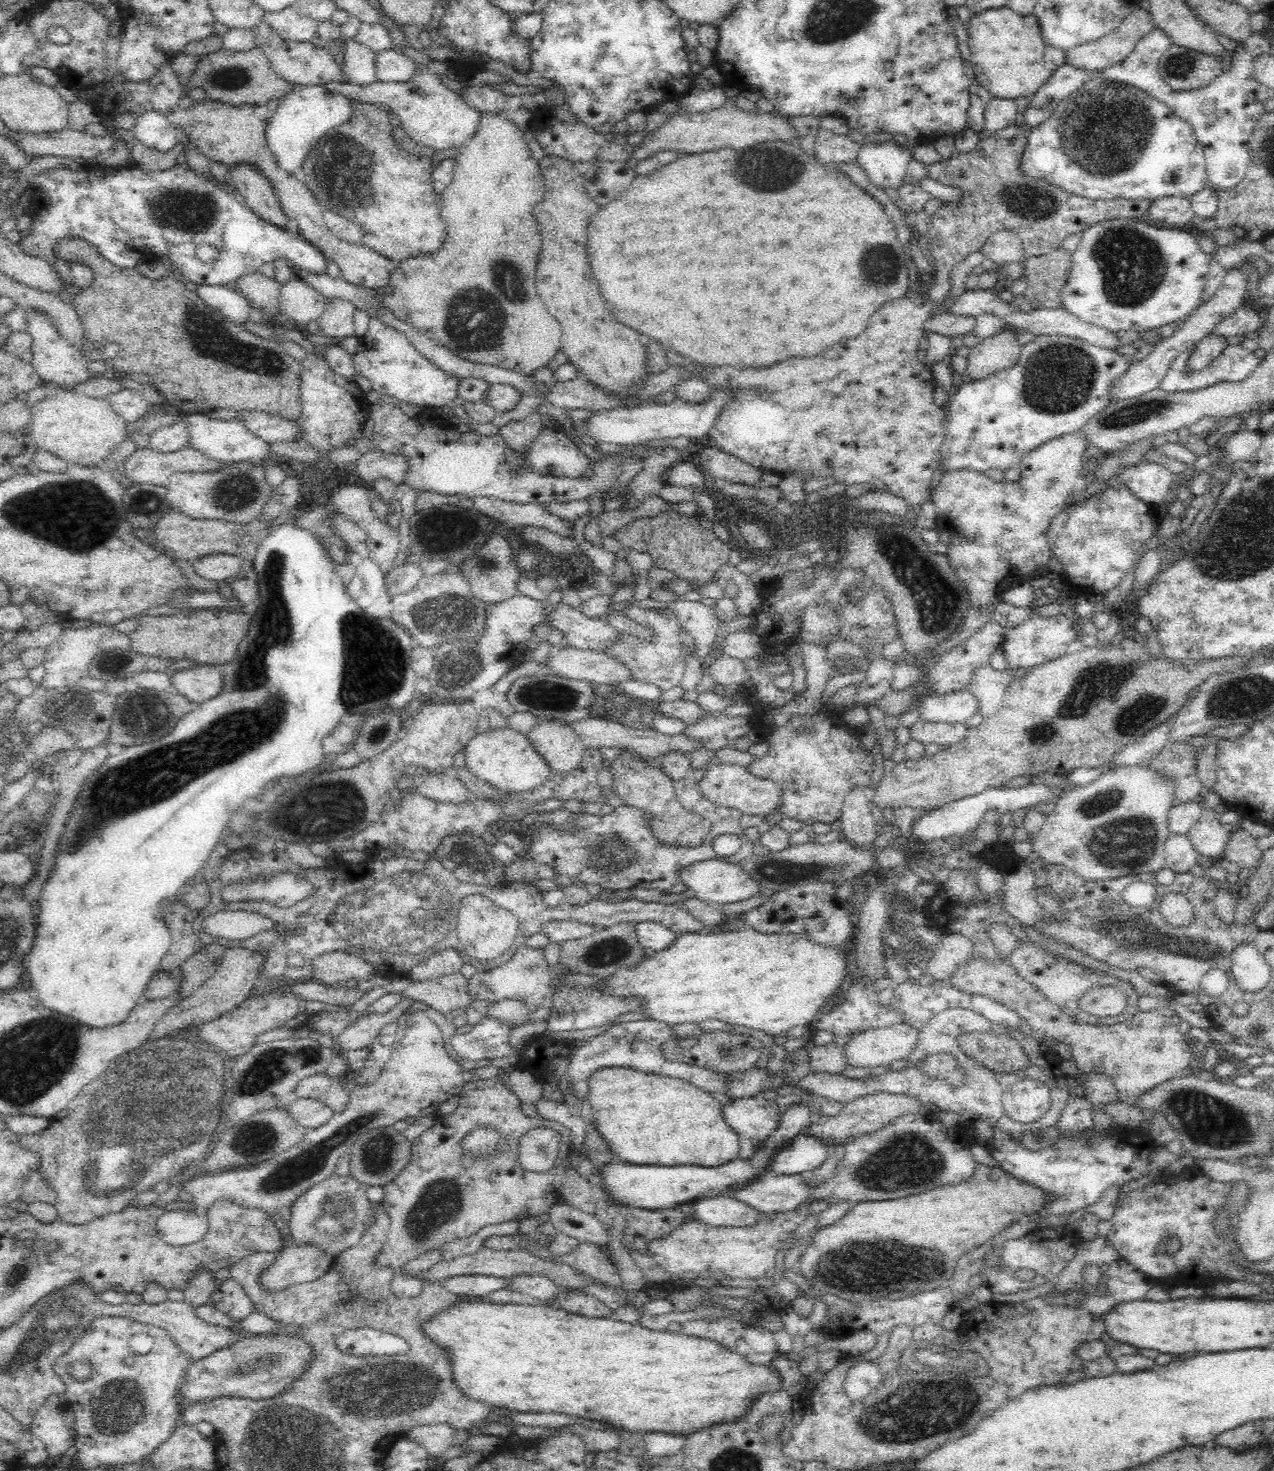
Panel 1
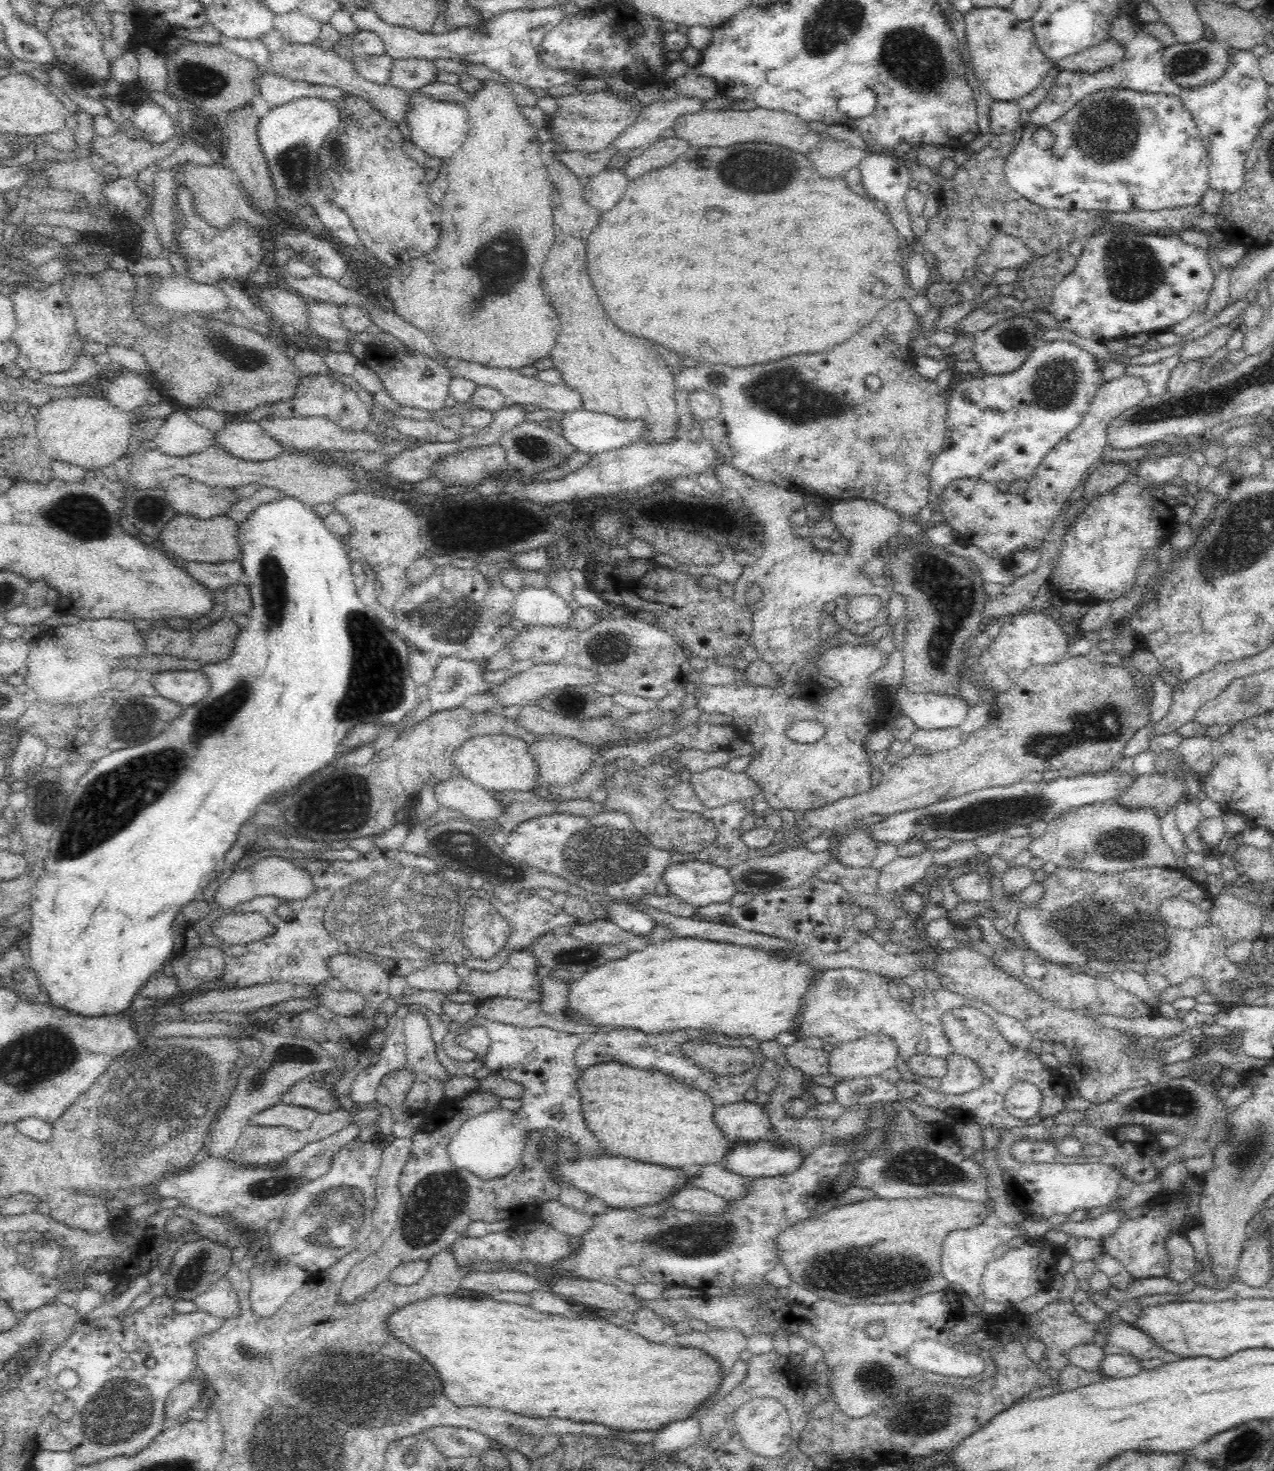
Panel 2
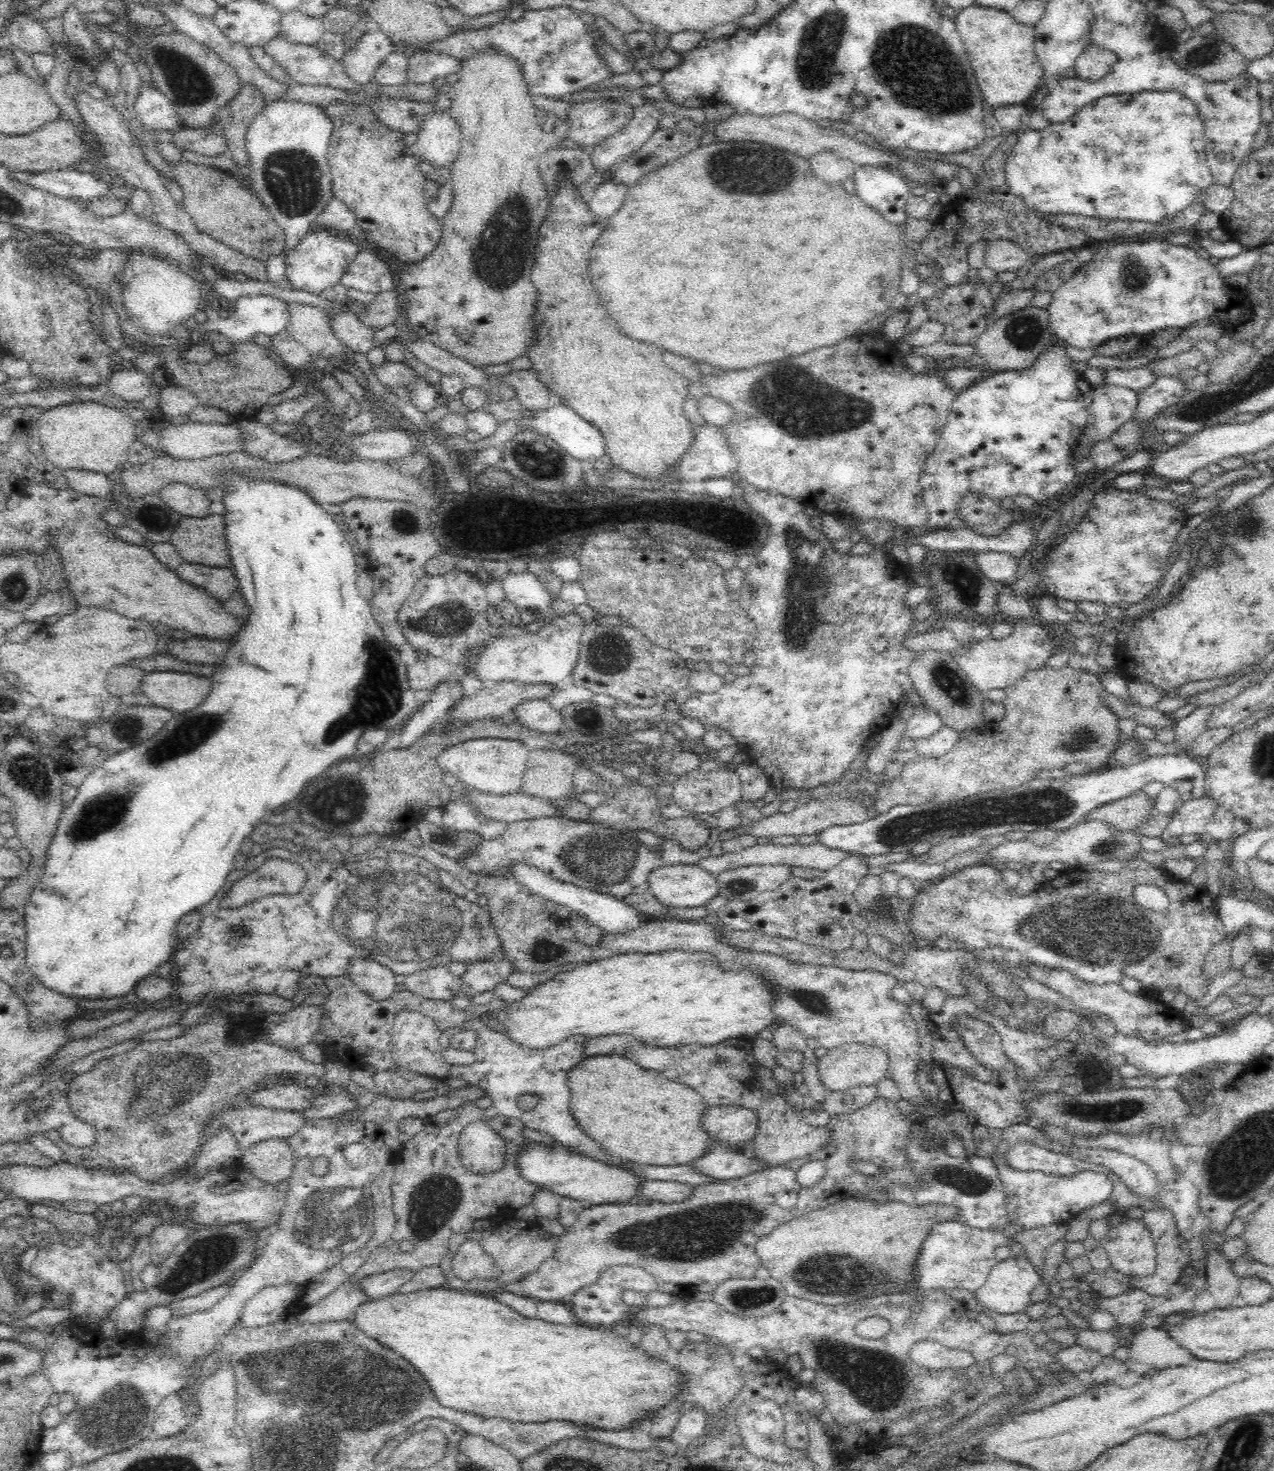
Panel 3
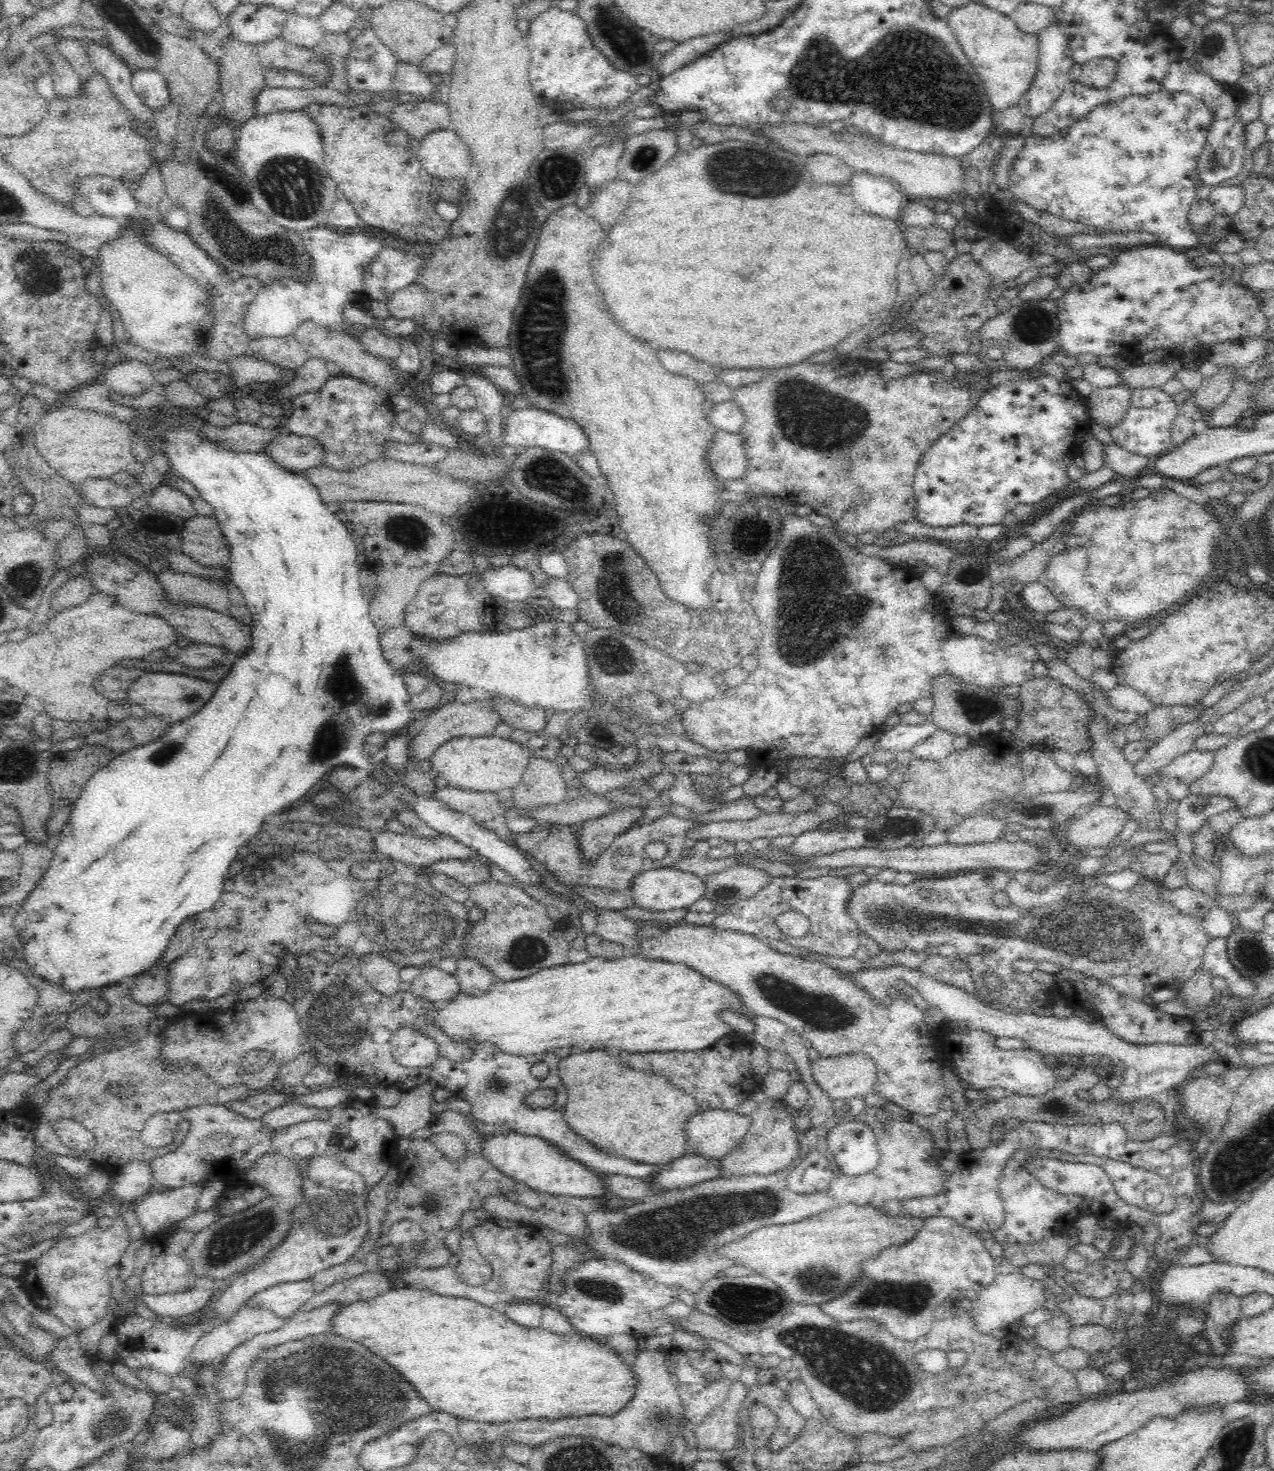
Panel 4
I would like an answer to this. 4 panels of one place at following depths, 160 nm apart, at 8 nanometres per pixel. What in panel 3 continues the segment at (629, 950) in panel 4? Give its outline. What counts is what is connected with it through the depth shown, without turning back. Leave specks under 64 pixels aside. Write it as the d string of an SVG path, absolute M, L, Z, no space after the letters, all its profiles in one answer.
M517 861L509 865L508 868L513 875L513 879L519 884L526 886L531 892L534 892L545 901L554 901L556 905L566 906L572 913L586 917L589 923L600 927L605 933L610 935L628 934L639 927L640 918L636 909L614 896L580 888L580 886L574 884L567 884L549 876L540 868L530 866L530 864Z

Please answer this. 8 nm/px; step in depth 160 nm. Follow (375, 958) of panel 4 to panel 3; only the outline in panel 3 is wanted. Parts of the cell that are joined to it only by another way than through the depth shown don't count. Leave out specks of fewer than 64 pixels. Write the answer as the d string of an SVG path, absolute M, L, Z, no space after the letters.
M352 957L347 964L347 975L356 986L374 1000L386 1000L399 993L395 974L376 960Z

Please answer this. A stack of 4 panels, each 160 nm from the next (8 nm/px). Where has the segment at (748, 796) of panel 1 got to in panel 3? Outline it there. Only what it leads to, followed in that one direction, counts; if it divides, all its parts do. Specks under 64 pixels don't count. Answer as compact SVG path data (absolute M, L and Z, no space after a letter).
M700 768L678 775L672 780L673 791L670 795L674 802L688 815L702 817L704 814L714 814L723 808L730 807L741 800L742 781L735 770L714 769L713 771L700 771Z

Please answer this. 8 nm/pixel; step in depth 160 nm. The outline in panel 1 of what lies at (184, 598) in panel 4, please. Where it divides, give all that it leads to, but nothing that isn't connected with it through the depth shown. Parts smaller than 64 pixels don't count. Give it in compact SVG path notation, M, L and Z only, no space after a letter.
M213 554L194 560L194 571L198 576L217 582L237 576L241 572L242 557L229 554Z

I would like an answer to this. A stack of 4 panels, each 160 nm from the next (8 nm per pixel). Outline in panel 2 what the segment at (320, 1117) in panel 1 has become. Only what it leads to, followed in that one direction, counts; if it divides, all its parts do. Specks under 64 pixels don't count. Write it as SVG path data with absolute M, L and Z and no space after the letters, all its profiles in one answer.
M277 1103L250 1118L248 1125L284 1126L292 1131L308 1129L319 1115L316 1110Z

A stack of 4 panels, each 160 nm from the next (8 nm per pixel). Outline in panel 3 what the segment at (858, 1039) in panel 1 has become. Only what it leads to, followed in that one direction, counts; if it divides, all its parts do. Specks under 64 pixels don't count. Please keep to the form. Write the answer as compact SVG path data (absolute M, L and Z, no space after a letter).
M844 1043L830 1049L817 1059L817 1071L821 1083L834 1092L845 1091L857 1086L876 1086L888 1074L888 1057L882 1049L860 1043Z

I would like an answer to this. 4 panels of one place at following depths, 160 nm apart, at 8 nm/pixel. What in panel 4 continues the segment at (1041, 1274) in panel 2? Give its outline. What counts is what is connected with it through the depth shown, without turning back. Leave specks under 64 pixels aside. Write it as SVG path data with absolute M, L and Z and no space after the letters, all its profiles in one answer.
M1003 1256L993 1258L993 1261L995 1264L995 1277L992 1284L983 1288L981 1292L970 1294L972 1311L968 1312L968 1315L975 1322L976 1331L984 1334L1003 1333L1003 1328L1014 1323L1028 1312L1039 1310L1046 1301L1043 1296L1044 1282L1026 1277L1020 1272L1019 1267L1014 1266Z

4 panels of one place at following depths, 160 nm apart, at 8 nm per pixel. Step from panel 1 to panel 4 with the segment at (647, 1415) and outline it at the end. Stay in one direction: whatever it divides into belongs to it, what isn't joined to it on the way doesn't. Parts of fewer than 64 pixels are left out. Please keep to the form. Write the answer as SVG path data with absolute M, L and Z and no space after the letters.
M395 1285L388 1292L384 1292L371 1300L360 1300L344 1306L340 1312L336 1312L332 1316L329 1332L356 1341L358 1344L364 1344L374 1354L384 1358L394 1370L398 1370L416 1388L416 1392L430 1404L431 1409L448 1412L448 1414L454 1415L458 1419L475 1420L481 1425L494 1422L512 1422L522 1420L522 1418L560 1418L596 1414L610 1416L610 1414L616 1414L620 1408L624 1408L626 1402L634 1396L634 1384L636 1384L634 1372L628 1366L624 1366L620 1362L620 1358L606 1344L598 1344L592 1338L586 1338L586 1336L580 1336L580 1334L558 1336L558 1334L550 1334L542 1328L532 1328L532 1330L530 1328L520 1328L501 1310L485 1308L474 1300L447 1298L426 1290Z

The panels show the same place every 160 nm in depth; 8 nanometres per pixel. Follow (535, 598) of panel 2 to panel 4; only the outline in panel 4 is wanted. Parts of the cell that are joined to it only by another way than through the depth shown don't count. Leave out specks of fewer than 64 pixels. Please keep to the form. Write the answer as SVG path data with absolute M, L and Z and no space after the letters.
M491 566L480 571L480 578L484 588L493 596L516 602L530 596L535 581L535 573L530 573L530 568Z

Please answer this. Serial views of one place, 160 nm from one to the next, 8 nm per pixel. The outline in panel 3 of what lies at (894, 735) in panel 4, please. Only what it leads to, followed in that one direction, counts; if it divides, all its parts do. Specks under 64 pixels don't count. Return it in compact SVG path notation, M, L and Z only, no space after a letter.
M915 690L903 696L902 700L904 704L912 704L916 708L915 714L906 720L902 738L908 737L915 742L919 738L926 738L934 734L943 725L938 713L924 706L920 695Z

